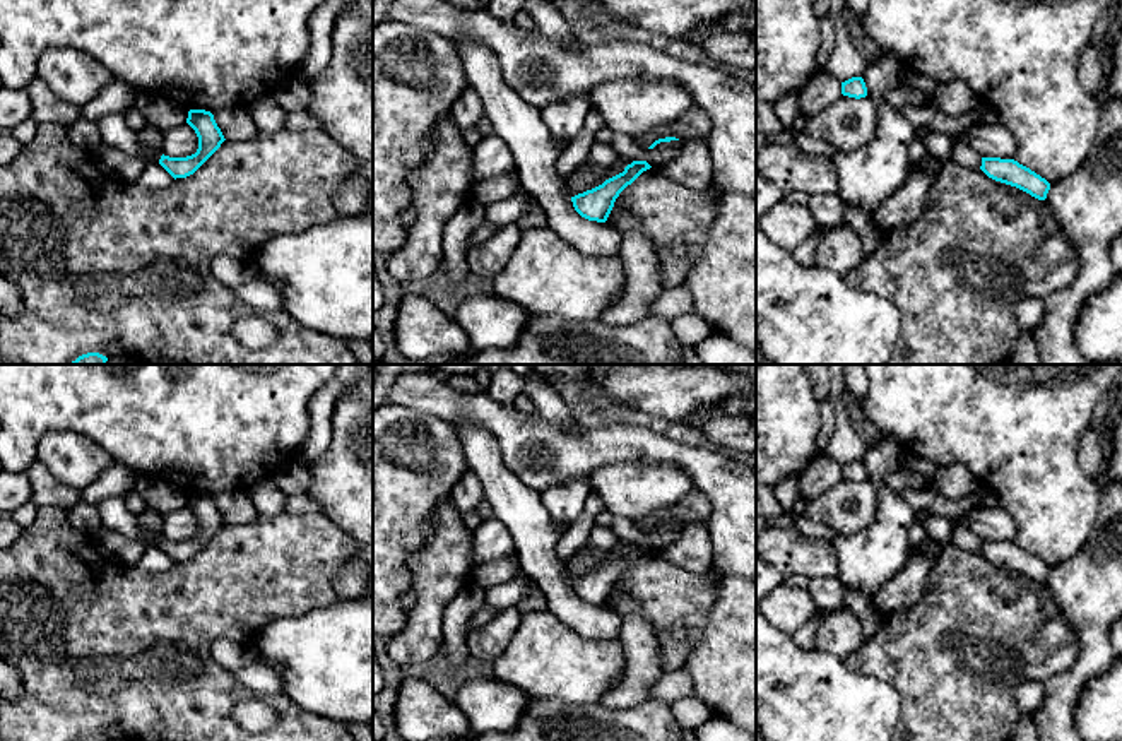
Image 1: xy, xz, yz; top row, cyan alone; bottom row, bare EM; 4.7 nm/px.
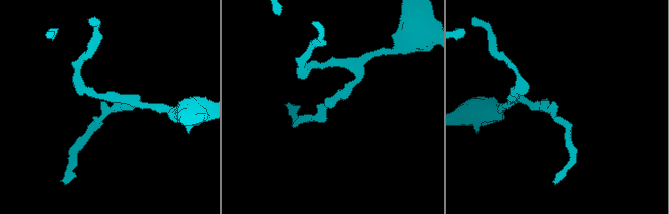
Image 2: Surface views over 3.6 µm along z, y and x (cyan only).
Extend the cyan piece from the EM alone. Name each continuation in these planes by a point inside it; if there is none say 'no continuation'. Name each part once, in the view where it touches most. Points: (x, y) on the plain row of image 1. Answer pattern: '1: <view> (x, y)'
no continuation

